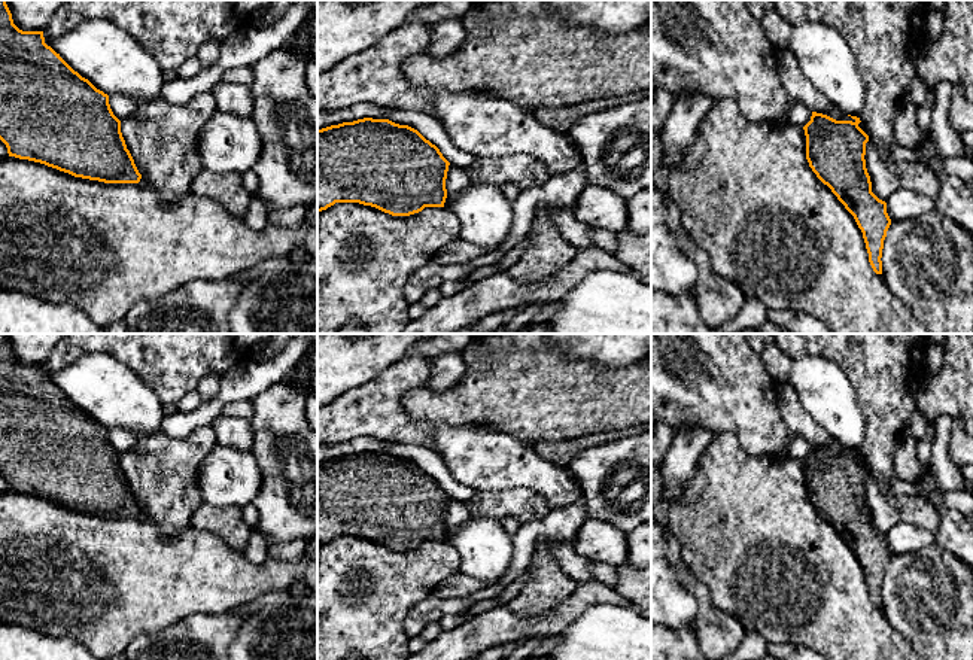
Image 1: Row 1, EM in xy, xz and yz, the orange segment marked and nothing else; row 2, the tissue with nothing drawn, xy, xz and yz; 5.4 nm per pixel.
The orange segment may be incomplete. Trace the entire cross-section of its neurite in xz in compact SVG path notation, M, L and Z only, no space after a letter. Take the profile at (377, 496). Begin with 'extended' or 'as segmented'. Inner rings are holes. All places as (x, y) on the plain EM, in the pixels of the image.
as segmented; M364 451L317 463L317 545L335 536L359 536L392 550L410 550L425 541L444 541L450 496L417 463L389 453Z

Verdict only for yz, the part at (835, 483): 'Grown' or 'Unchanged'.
Unchanged

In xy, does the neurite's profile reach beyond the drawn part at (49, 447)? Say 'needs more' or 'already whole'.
already whole

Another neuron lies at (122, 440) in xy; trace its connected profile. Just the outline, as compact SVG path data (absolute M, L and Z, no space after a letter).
M109 429L109 438L113 448L122 456L133 450L137 444L136 435L128 429Z

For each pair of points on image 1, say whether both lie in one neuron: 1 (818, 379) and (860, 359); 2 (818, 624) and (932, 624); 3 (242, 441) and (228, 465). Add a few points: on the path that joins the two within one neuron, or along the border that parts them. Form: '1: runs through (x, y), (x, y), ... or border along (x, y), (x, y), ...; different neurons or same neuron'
1: border along (808, 353), (832, 359), (850, 380), (857, 398); different neurons
2: border along (881, 608), (885, 619), (911, 644); different neurons
3: border along (216, 443), (249, 452); different neurons

